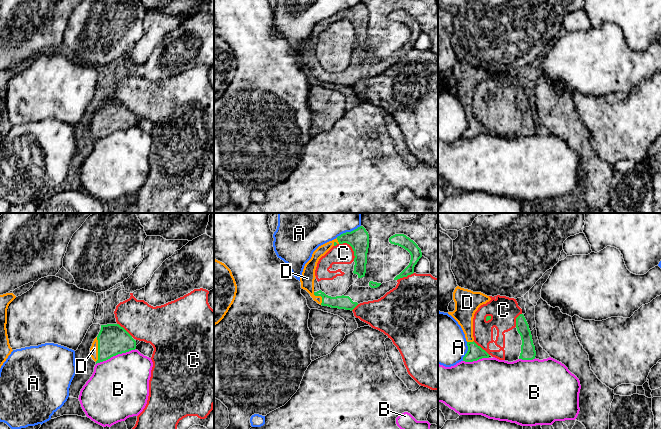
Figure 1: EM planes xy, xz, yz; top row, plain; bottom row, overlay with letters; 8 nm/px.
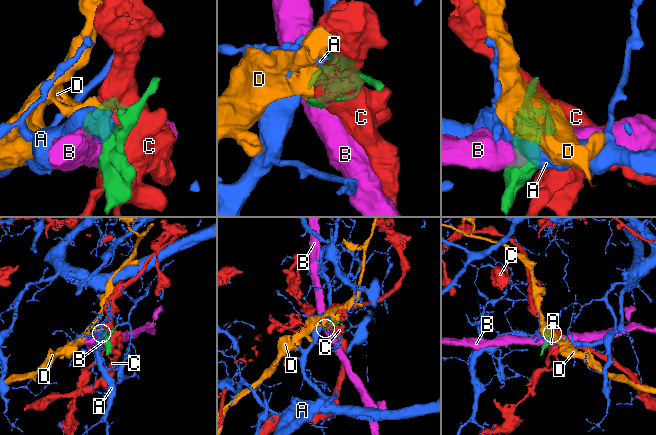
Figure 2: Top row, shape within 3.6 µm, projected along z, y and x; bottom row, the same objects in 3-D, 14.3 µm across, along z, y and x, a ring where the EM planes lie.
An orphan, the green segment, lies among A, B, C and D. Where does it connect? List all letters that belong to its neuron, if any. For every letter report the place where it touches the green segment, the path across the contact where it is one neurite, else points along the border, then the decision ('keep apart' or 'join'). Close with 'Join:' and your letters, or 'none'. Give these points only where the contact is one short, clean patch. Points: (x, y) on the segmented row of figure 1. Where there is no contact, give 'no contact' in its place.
A: contact xz (348, 232); keep apart
B: contact xy (115, 355); keep apart
C: contact xz (352, 248); keep apart
D: contact xy (98, 349); join
Join: D

